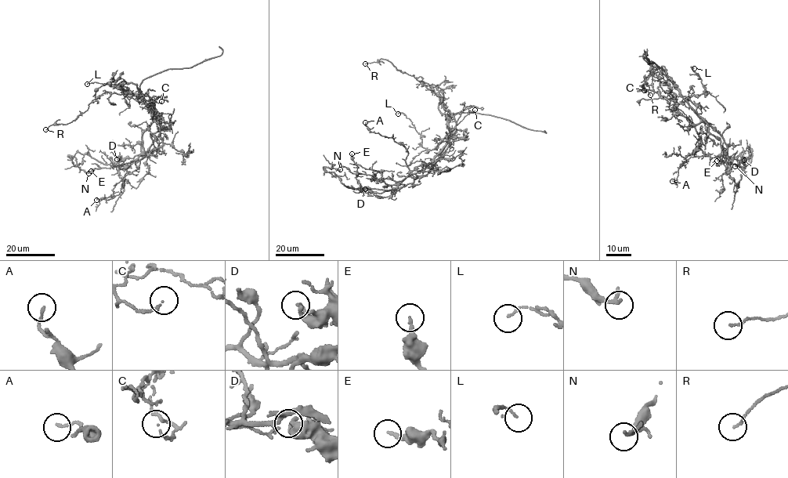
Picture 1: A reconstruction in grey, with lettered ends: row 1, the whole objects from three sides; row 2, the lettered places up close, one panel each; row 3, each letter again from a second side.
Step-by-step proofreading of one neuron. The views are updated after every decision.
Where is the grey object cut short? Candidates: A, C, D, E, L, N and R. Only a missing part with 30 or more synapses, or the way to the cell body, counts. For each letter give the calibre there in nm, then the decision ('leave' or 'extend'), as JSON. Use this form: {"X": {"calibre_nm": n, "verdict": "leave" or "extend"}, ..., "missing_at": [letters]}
{"A": {"calibre_nm": 130, "verdict": "leave"}, "C": {"calibre_nm": 60, "verdict": "leave"}, "D": {"calibre_nm": 160, "verdict": "leave"}, "E": {"calibre_nm": 180, "verdict": "leave"}, "L": {"calibre_nm": 110, "verdict": "leave"}, "N": {"calibre_nm": 200, "verdict": "leave"}, "R": {"calibre_nm": 120, "verdict": "leave"}, "missing_at": []}

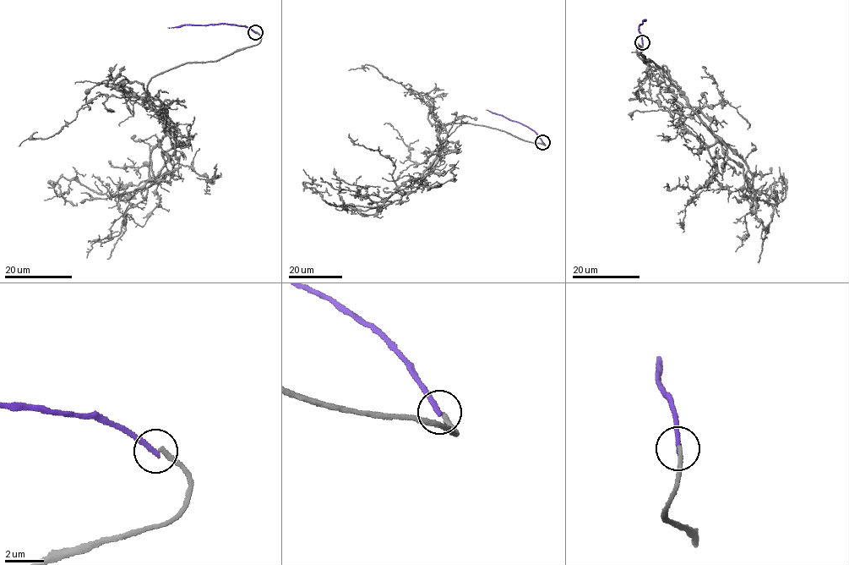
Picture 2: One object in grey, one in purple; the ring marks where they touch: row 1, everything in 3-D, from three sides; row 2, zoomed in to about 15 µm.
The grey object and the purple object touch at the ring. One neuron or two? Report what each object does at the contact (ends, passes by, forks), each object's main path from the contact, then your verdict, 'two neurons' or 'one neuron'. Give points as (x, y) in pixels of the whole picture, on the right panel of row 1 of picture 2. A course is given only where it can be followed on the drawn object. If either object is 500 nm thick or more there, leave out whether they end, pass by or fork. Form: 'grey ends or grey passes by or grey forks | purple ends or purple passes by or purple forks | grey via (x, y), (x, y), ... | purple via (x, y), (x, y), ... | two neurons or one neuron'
grey ends | purple ends | grey via (642, 42), (644, 63), (659, 65), (715, 139), (745, 161), (756, 196), (782, 200), (784, 176), (764, 204) | purple via (642, 41), (639, 26), (646, 19) | two neurons

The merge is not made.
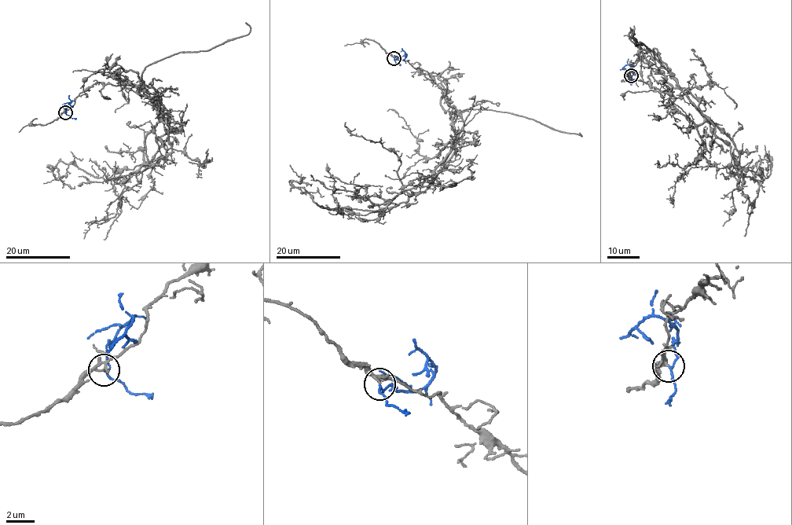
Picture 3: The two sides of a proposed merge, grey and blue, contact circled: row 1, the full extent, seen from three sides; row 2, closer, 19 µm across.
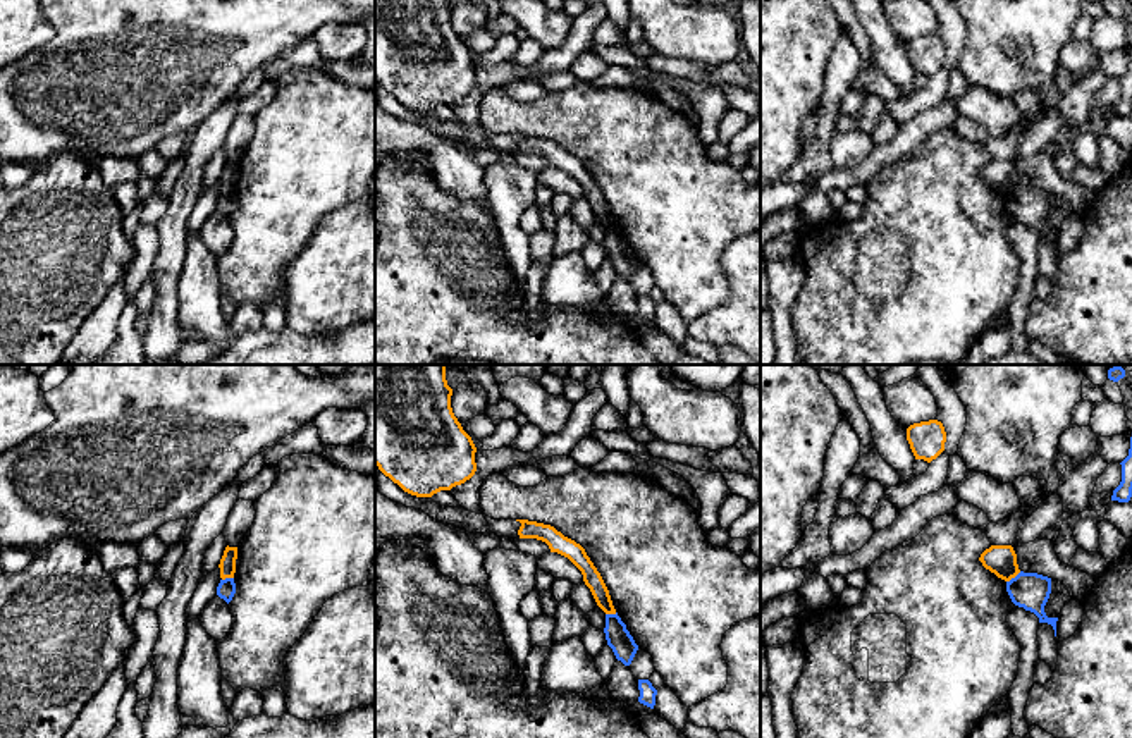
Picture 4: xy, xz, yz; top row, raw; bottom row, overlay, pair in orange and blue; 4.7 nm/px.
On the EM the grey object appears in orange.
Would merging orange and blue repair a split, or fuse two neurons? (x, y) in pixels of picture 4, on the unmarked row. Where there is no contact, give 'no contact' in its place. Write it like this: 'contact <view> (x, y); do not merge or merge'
contact yz (1014, 191); do not merge

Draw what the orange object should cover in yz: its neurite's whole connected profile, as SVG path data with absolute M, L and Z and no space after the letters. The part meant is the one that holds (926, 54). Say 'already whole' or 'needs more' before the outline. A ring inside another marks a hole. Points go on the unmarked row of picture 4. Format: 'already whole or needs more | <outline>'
already whole | M938 34L920 36L907 43L907 55L915 74L931 77L944 65L946 46Z

